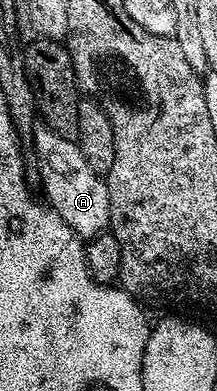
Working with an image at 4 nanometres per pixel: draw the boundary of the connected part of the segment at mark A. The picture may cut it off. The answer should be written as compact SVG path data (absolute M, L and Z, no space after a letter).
M39 126L35 130L34 148L33 167L39 171L37 184L38 187L43 187L43 192L47 195L46 203L51 209L61 214L64 222L81 238L99 236L108 231L111 207L107 181L85 162L85 154L81 154L78 143L61 138L61 134L52 128Z

